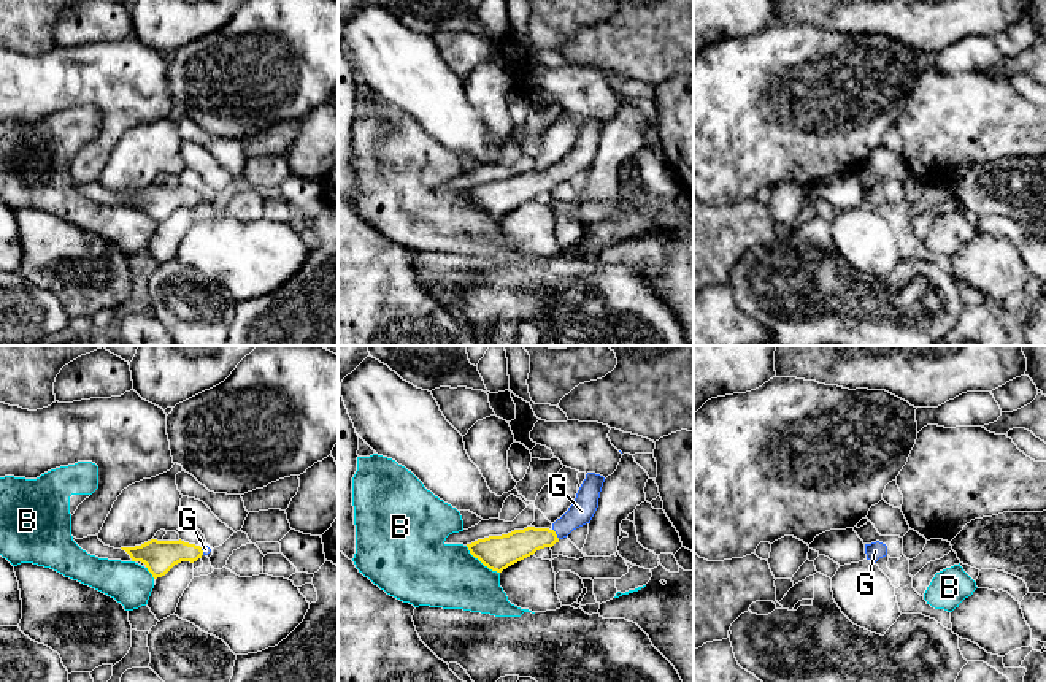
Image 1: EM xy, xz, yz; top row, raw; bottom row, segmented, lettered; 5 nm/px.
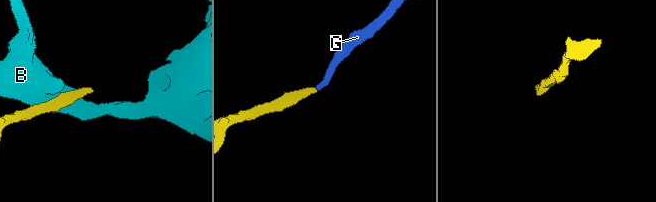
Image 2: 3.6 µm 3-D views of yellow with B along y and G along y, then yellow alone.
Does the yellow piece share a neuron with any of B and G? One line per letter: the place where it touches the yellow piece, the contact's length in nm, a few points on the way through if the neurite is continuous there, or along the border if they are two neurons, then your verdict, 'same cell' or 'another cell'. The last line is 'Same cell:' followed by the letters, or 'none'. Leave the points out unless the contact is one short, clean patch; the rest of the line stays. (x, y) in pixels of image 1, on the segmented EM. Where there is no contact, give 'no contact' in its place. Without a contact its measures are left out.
B: meets yellow in xz at (481, 562); contact 220 nm long; another cell
G: meets yellow in xz at (554, 533); contact 70 nm long; runs through xz (508, 549), (554, 533), (581, 511); same cell
Same cell: G

